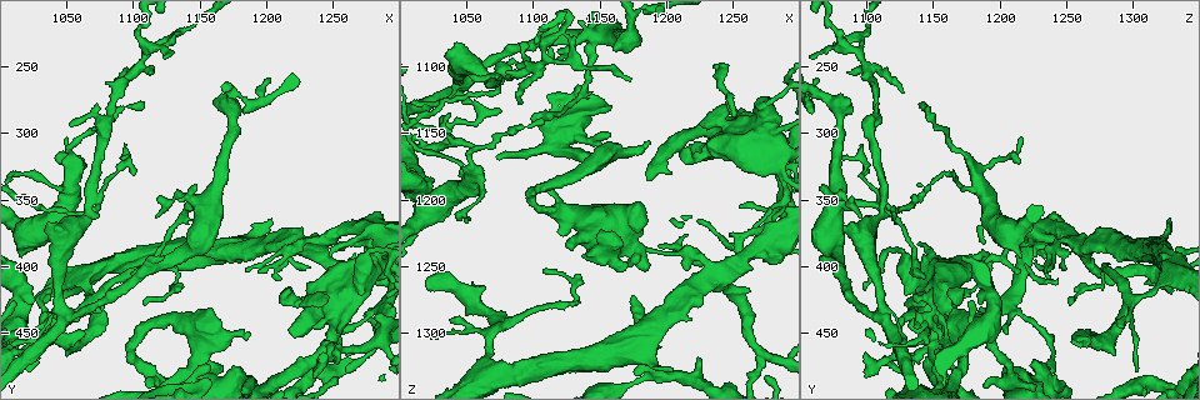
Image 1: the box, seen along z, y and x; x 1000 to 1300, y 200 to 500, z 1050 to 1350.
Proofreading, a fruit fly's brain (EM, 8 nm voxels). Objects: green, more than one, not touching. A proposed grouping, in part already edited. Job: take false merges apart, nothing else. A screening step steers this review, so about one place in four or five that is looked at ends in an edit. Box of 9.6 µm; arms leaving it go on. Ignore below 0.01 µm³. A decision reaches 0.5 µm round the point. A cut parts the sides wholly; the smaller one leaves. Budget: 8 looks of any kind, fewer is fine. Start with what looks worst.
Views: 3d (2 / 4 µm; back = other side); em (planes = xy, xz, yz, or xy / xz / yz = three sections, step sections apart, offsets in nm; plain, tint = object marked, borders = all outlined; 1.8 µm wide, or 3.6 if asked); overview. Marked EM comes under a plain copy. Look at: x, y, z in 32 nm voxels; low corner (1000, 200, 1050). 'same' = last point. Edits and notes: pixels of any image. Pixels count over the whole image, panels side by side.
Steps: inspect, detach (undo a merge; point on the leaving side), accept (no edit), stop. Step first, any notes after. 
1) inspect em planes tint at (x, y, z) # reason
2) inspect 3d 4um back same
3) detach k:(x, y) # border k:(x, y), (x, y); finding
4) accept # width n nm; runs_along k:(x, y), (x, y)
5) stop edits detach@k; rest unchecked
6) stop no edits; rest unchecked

inspect 3d 2um at (1070, 356, 1114) # abrupt turn

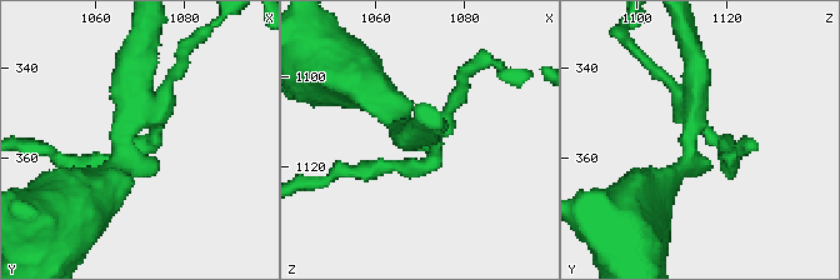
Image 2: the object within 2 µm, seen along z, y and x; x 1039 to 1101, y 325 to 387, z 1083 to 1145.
inspect em planes tint same # arms 4

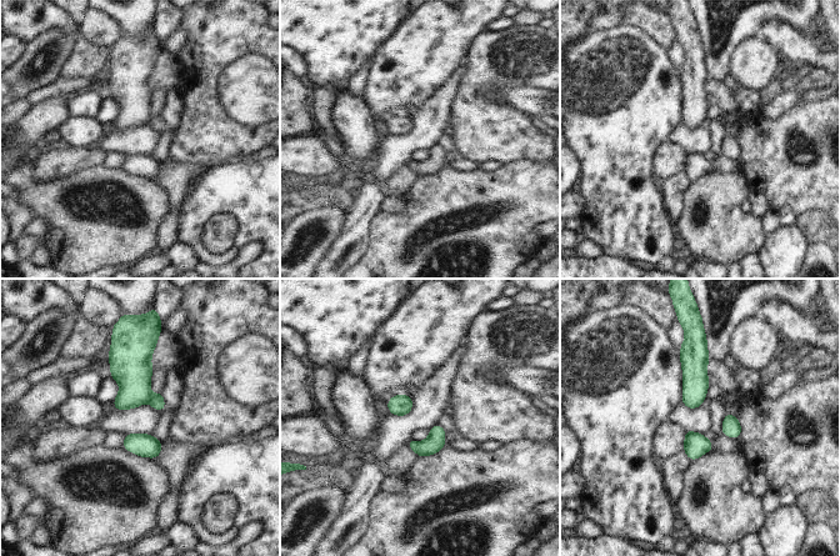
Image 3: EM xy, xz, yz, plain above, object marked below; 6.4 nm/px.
detach 3:(156, 401) # border 3:(150, 395), (146, 401); a second cell is stuck on

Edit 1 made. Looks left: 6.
inspect 3d 4um at (1034, 438, 1146) # a fork

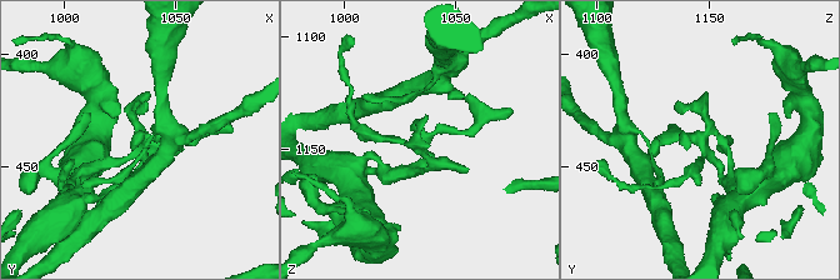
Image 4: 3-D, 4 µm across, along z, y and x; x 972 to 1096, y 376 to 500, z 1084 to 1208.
inspect em xy step 4 tint at (1035, 438, 1148) # need the tissue

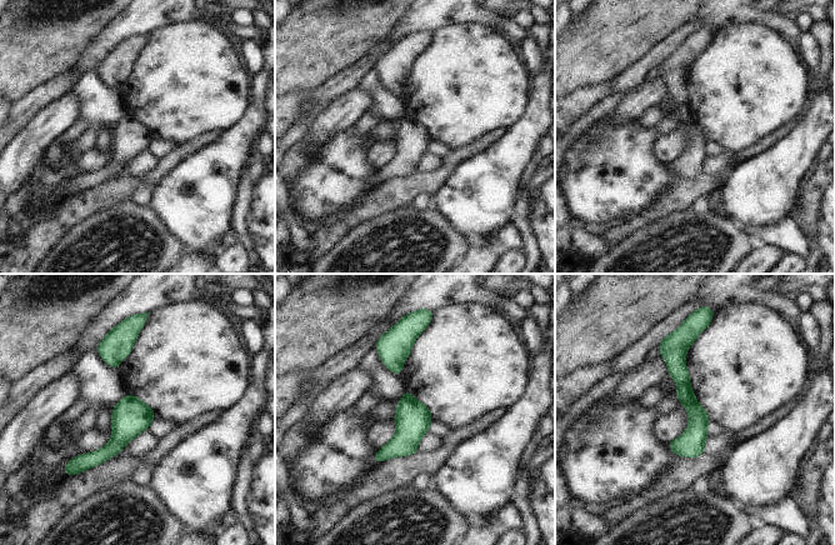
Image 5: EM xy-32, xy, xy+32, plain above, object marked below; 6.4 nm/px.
inspect em xz step 16 borders same

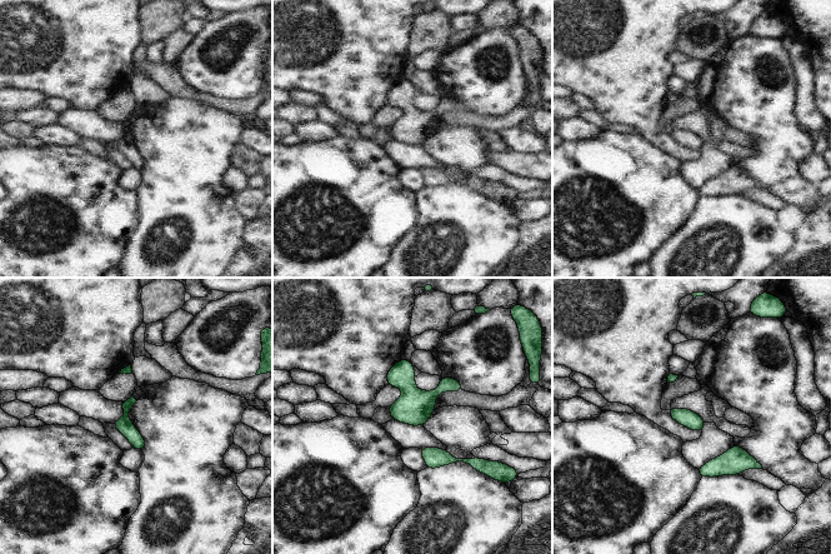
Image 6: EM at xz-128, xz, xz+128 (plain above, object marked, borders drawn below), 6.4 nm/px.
accept # runs_along 6:(130, 402), (126, 429), (140, 447); one cell here

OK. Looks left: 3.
inspect em planes borders at (1238, 424, 1140) # sudden change in width

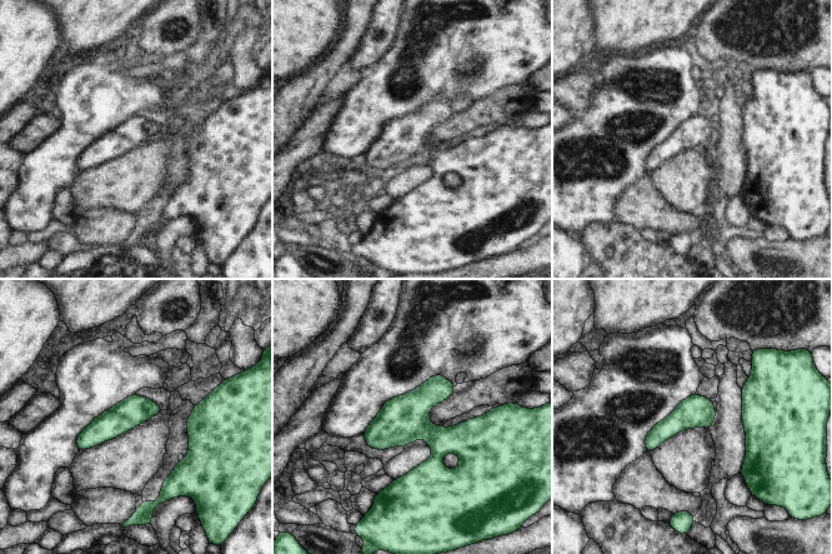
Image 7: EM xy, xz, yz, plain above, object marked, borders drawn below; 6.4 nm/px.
accept # runs_along 7:(487, 425), (367, 438); all the same cell

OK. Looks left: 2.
stop edits detach@3; rest unchecked

